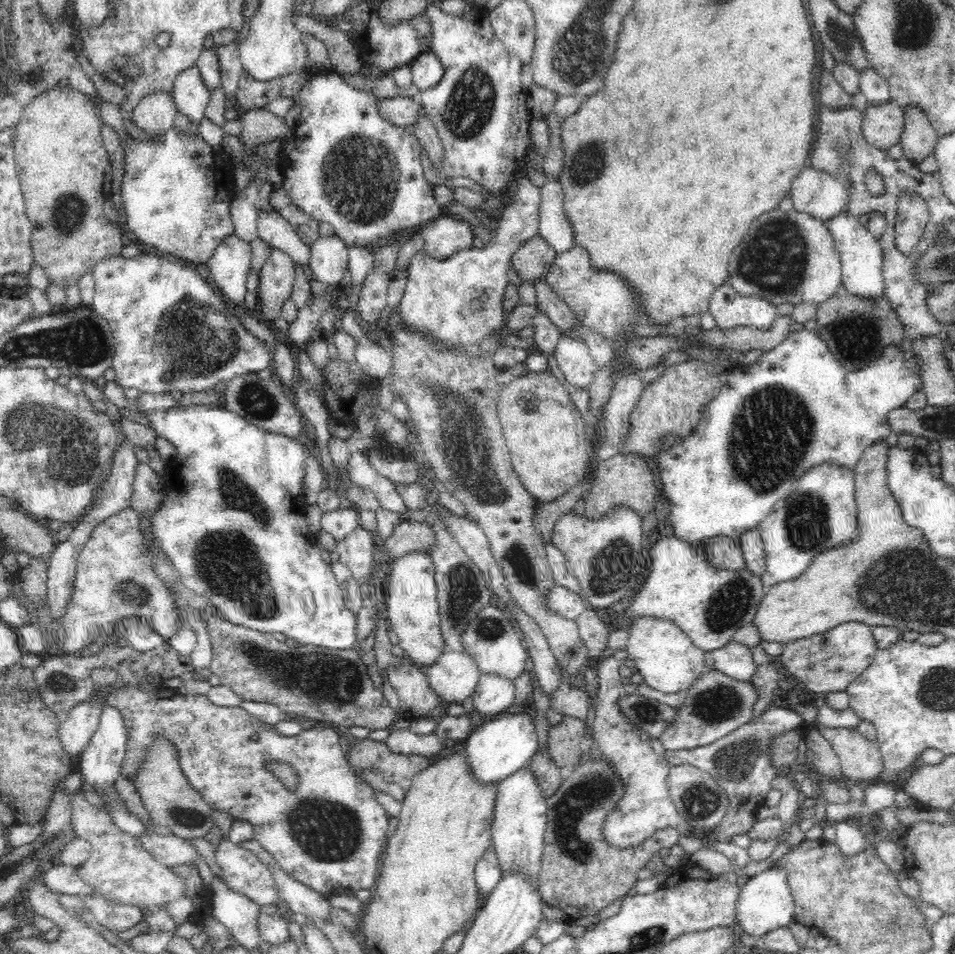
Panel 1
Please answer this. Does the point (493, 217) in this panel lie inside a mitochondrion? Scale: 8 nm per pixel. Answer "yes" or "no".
no

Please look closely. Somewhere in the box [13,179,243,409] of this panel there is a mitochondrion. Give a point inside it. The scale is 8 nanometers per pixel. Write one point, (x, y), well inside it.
(68, 211)

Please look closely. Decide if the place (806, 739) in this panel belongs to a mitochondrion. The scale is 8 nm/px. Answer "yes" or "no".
no

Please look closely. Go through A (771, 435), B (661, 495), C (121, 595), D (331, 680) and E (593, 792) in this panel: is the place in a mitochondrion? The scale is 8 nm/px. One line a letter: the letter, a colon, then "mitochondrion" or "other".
A: mitochondrion
B: other
C: mitochondrion
D: mitochondrion
E: mitochondrion

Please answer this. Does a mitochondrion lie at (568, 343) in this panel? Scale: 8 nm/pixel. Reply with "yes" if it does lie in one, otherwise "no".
no

